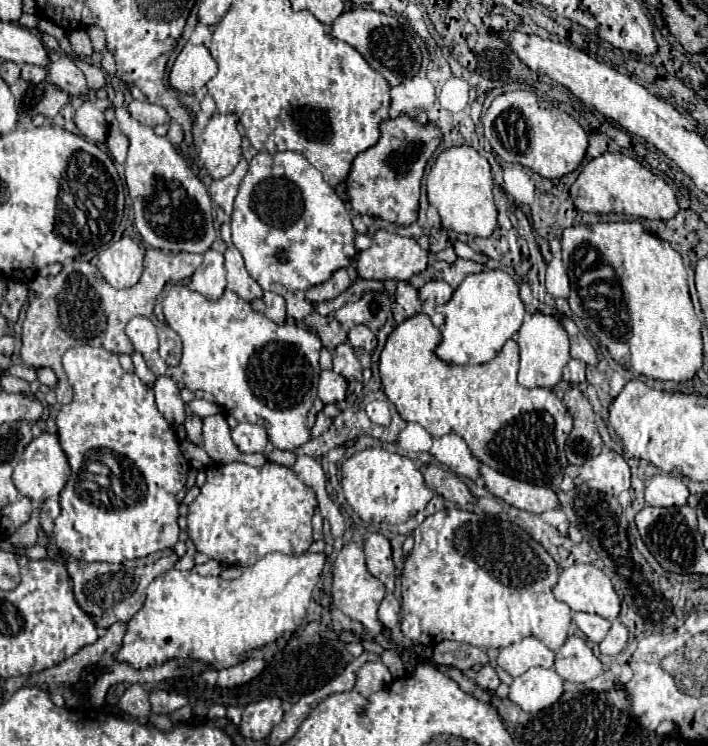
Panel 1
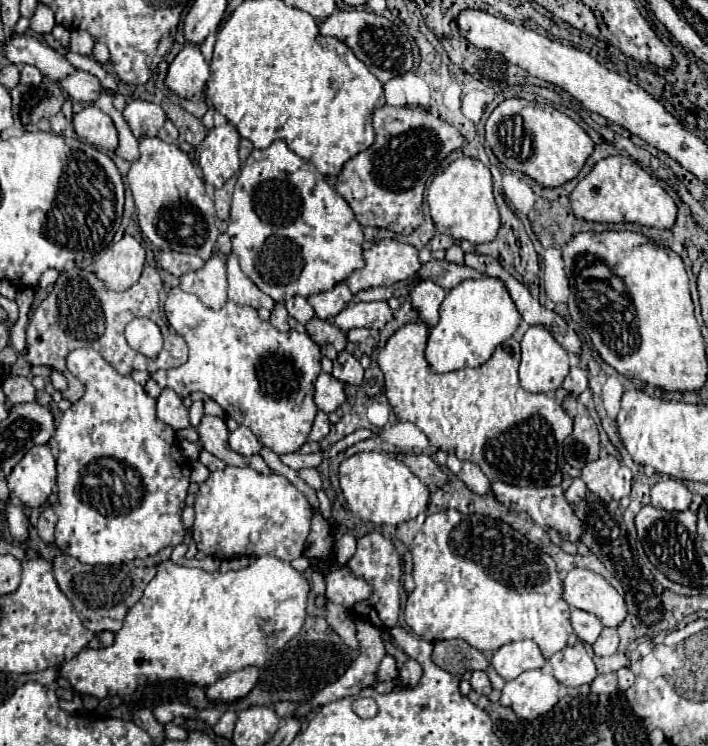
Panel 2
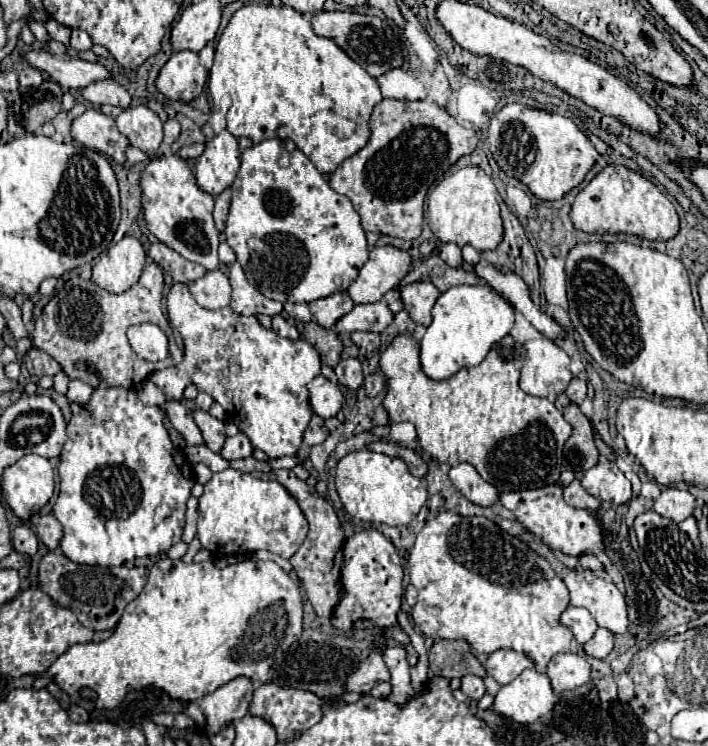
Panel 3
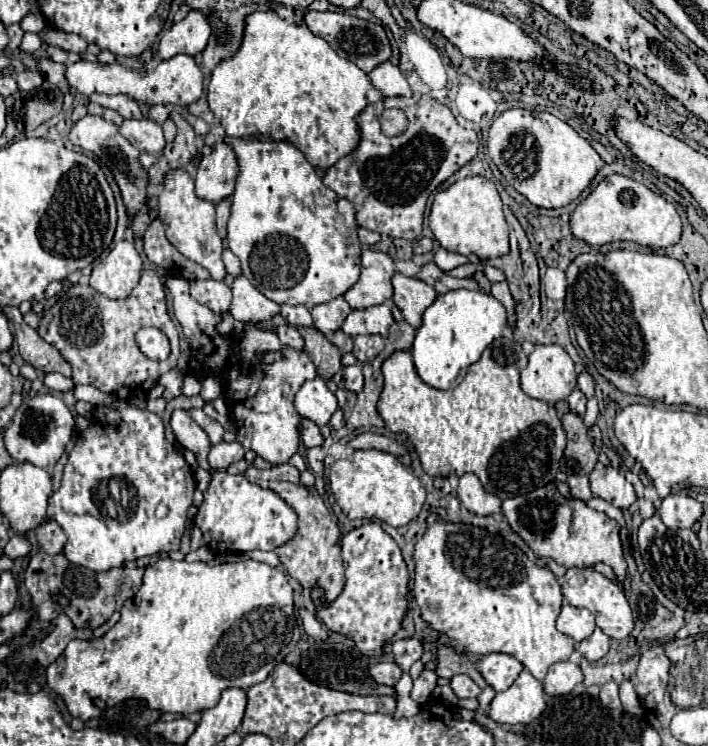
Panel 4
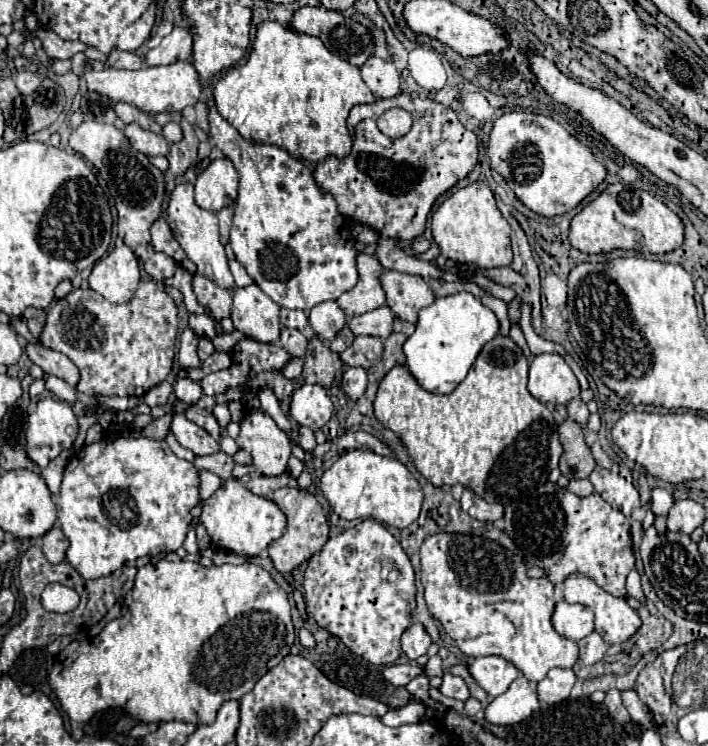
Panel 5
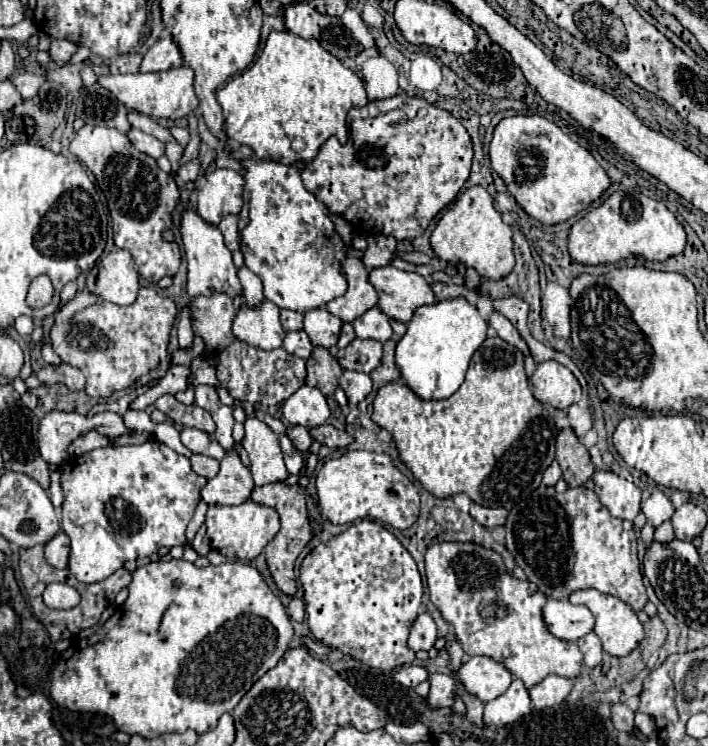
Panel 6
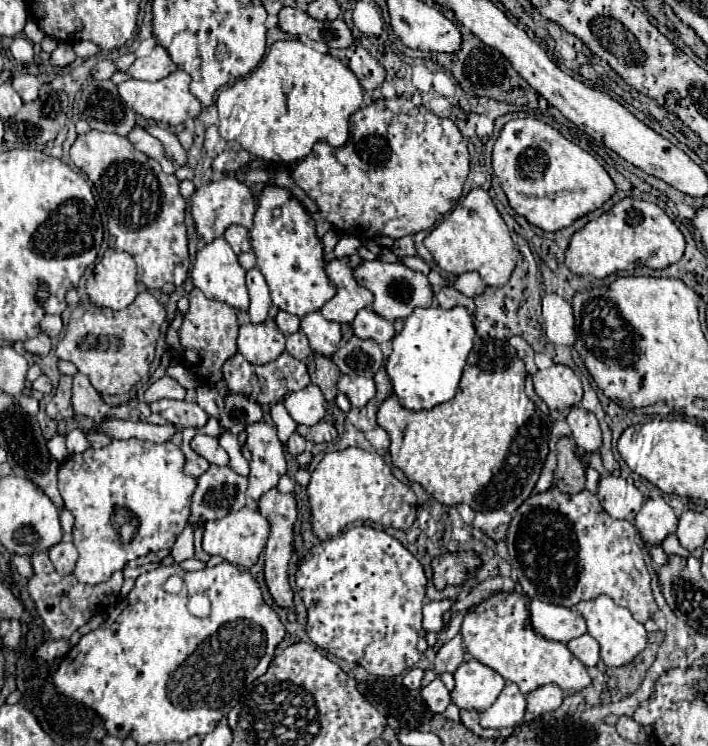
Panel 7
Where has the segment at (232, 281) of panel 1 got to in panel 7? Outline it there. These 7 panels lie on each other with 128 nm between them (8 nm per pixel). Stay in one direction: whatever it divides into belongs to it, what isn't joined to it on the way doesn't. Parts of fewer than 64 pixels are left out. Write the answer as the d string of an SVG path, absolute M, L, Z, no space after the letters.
M266 318L262 324L242 324L238 330L238 352L254 364L266 364L282 354L286 334L276 326L274 318Z

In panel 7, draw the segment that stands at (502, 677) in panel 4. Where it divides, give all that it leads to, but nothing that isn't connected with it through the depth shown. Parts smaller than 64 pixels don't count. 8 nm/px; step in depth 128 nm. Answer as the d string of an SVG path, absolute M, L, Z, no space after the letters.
M474 658L454 672L454 680L456 688L452 690L452 702L460 708L476 708L478 712L492 706L506 686L506 680L496 670Z

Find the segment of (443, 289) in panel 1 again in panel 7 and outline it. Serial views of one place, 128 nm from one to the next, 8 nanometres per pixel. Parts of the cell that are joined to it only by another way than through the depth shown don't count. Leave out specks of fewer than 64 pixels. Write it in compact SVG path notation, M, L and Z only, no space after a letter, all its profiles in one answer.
M380 260L362 262L358 268L354 268L354 276L360 286L368 288L374 294L374 304L372 304L374 312L390 322L394 322L396 318L408 318L416 306L428 308L434 298L428 278L422 272L406 268L404 264L388 264Z

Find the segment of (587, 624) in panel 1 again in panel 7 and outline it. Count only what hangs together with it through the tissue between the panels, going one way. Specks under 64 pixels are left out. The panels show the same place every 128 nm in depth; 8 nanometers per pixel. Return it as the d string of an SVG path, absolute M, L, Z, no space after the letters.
M532 600L530 602L530 620L532 620L532 626L536 628L536 632L548 640L566 644L572 638L586 634L584 616L566 606Z

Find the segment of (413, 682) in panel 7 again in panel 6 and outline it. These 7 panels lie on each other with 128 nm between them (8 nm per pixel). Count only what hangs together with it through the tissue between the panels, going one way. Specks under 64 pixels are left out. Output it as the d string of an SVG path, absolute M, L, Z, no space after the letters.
M410 664L410 666L402 666L396 670L394 674L394 680L406 688L416 688L420 682L428 680L430 674L426 668L418 666L418 664Z

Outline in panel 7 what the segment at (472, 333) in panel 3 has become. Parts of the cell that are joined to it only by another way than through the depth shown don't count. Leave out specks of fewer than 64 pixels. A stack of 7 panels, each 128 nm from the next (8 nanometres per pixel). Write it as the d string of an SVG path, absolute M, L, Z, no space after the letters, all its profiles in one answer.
M440 306L416 308L406 318L402 332L394 336L392 354L386 360L386 370L400 404L410 410L430 410L436 404L452 400L474 338L474 318L464 306L454 306L450 310Z

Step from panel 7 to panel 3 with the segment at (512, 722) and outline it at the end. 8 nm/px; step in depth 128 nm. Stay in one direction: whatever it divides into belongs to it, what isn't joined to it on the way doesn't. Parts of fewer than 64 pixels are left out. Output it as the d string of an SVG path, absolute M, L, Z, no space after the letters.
M534 668L524 670L516 680L502 686L494 698L492 708L520 724L532 724L548 714L556 704L550 678Z

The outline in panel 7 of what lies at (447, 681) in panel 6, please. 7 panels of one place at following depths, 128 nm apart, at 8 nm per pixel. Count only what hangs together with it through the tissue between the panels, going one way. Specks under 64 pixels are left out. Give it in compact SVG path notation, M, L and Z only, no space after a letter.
M440 678L432 680L420 694L422 694L422 698L426 700L426 704L430 706L432 712L444 712L446 706L450 704L450 692L446 690L446 686Z

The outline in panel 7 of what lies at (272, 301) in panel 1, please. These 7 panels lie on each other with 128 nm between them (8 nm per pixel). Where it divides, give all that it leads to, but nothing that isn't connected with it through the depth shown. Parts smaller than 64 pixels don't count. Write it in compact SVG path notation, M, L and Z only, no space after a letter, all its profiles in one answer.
M296 332L296 334L288 336L288 340L286 340L286 352L292 354L294 358L298 358L298 360L306 360L308 354L312 352L312 348L308 344L308 338L302 332Z

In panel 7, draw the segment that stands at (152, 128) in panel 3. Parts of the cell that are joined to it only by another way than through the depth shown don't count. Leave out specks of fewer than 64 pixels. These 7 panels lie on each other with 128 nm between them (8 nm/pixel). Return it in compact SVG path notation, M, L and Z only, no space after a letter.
M136 126L130 134L128 134L128 140L140 150L144 152L148 158L154 158L154 160L162 160L164 158L164 148L160 144L160 140L156 140L154 136L150 136L144 128Z

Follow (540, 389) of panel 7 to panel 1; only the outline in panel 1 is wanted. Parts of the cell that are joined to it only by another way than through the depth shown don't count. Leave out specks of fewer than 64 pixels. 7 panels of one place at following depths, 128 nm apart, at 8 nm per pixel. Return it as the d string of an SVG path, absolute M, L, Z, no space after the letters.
M540 312L526 314L524 324L518 330L516 342L520 346L520 372L518 382L524 388L554 388L562 378L564 364L570 360L570 340L562 326L562 322L554 316L546 316Z

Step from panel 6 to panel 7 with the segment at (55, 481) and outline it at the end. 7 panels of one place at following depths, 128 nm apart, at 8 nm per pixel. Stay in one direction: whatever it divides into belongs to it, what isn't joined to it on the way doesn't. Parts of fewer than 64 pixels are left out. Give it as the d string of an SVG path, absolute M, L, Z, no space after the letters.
M60 508L60 524L62 524L62 534L64 540L72 538L72 524L74 524L74 516L70 514L68 508Z

